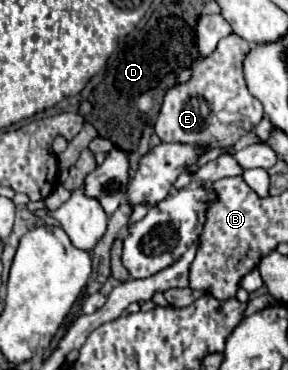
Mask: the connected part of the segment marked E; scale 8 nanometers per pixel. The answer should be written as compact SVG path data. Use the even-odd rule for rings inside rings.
M230 34L218 42L210 56L192 62L192 78L172 86L164 96L158 120L154 124L154 130L162 142L184 142L210 148L232 146L260 124L264 114L262 104L248 92L242 74L242 60L248 50L250 44L244 38ZM222 112L236 114L236 118L232 122L222 122Z

